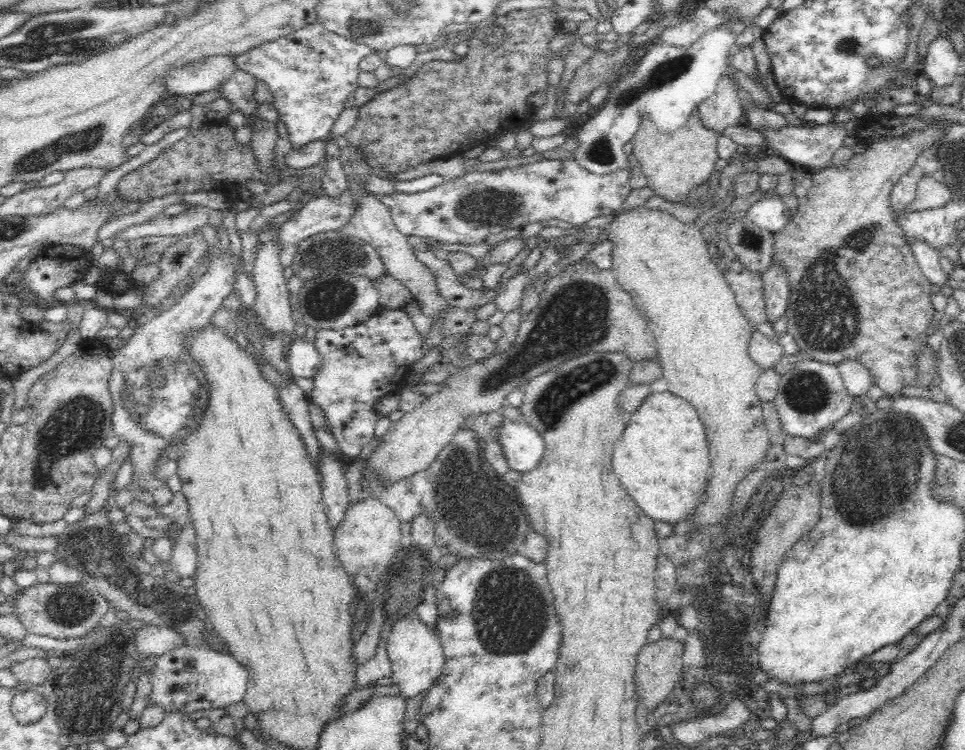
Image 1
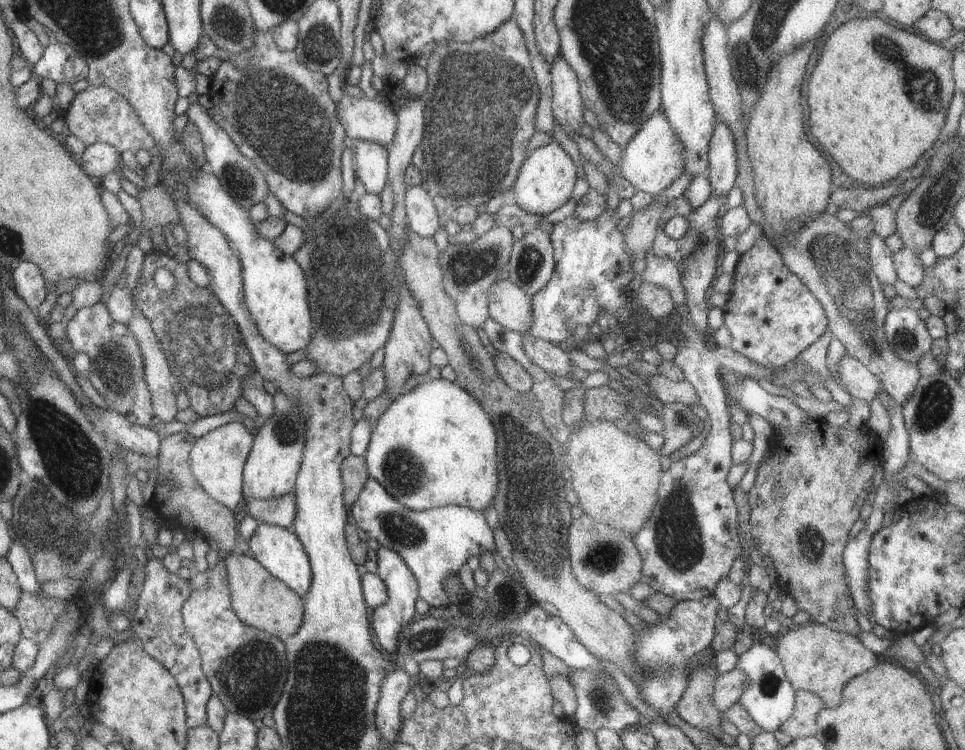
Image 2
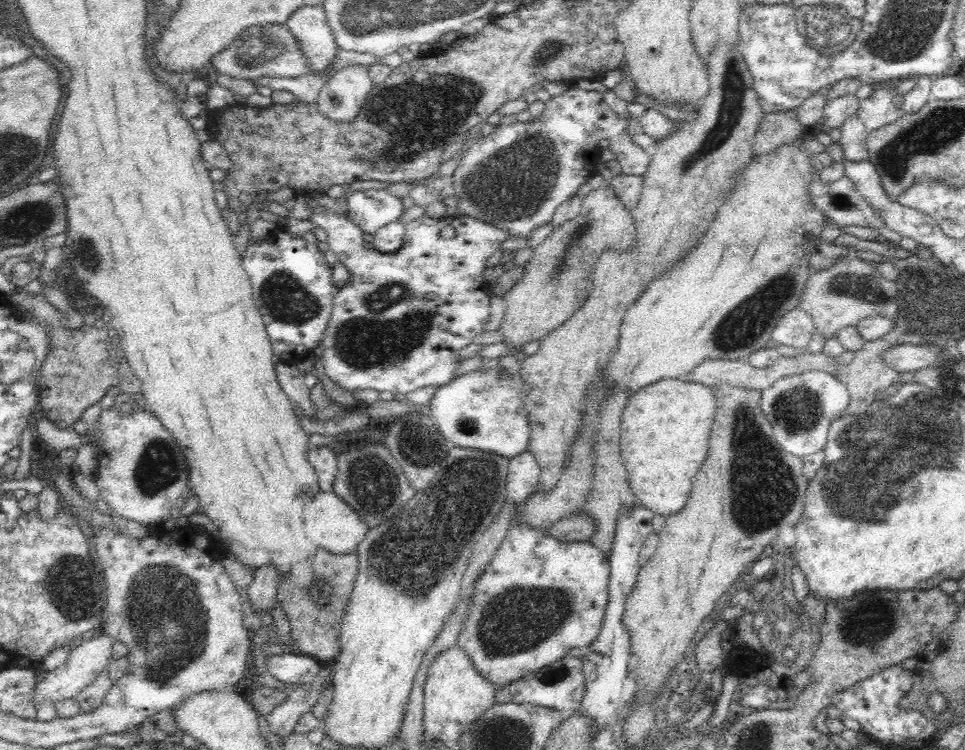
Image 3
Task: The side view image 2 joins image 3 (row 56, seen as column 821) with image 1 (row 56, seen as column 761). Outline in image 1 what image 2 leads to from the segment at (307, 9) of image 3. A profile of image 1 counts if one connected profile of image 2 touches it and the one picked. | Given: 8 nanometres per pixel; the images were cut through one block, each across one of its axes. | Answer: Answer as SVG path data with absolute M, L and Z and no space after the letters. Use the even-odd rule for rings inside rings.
M314 22L233 59L238 68L268 84L274 97L273 118L286 123L288 138L294 145L292 150L298 150L312 142L324 142L330 136L336 118L360 87L360 60L372 53L369 46L348 40Z

